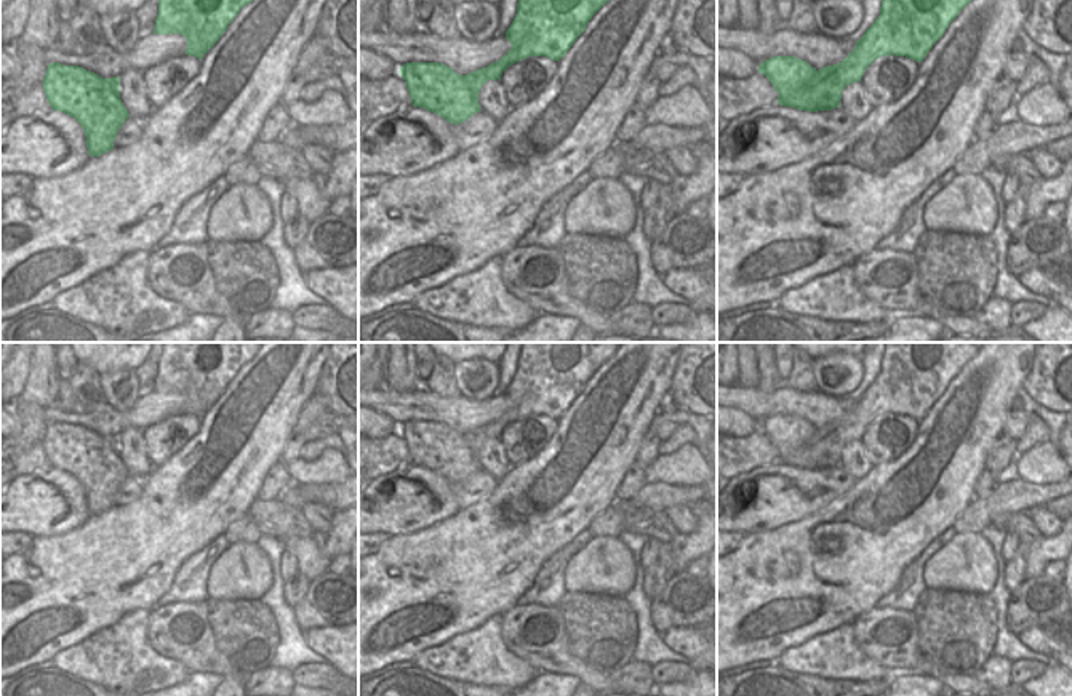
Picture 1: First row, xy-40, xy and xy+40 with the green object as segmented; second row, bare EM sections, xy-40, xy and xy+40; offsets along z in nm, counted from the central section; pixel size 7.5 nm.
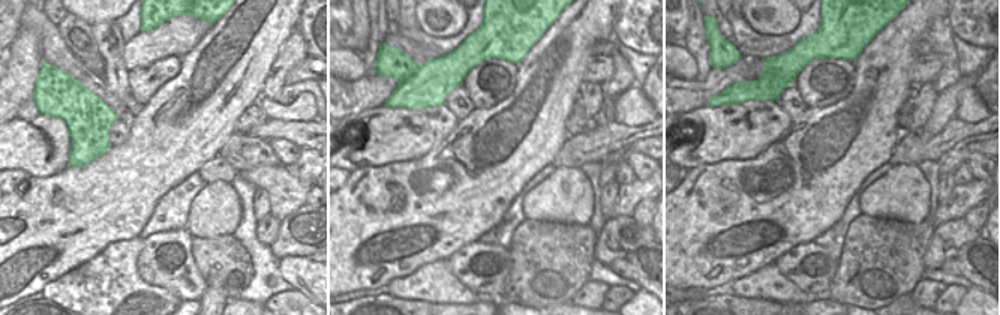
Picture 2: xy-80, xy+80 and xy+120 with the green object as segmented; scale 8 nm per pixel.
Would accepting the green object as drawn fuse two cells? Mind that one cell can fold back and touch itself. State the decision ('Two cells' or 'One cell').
Two cells

